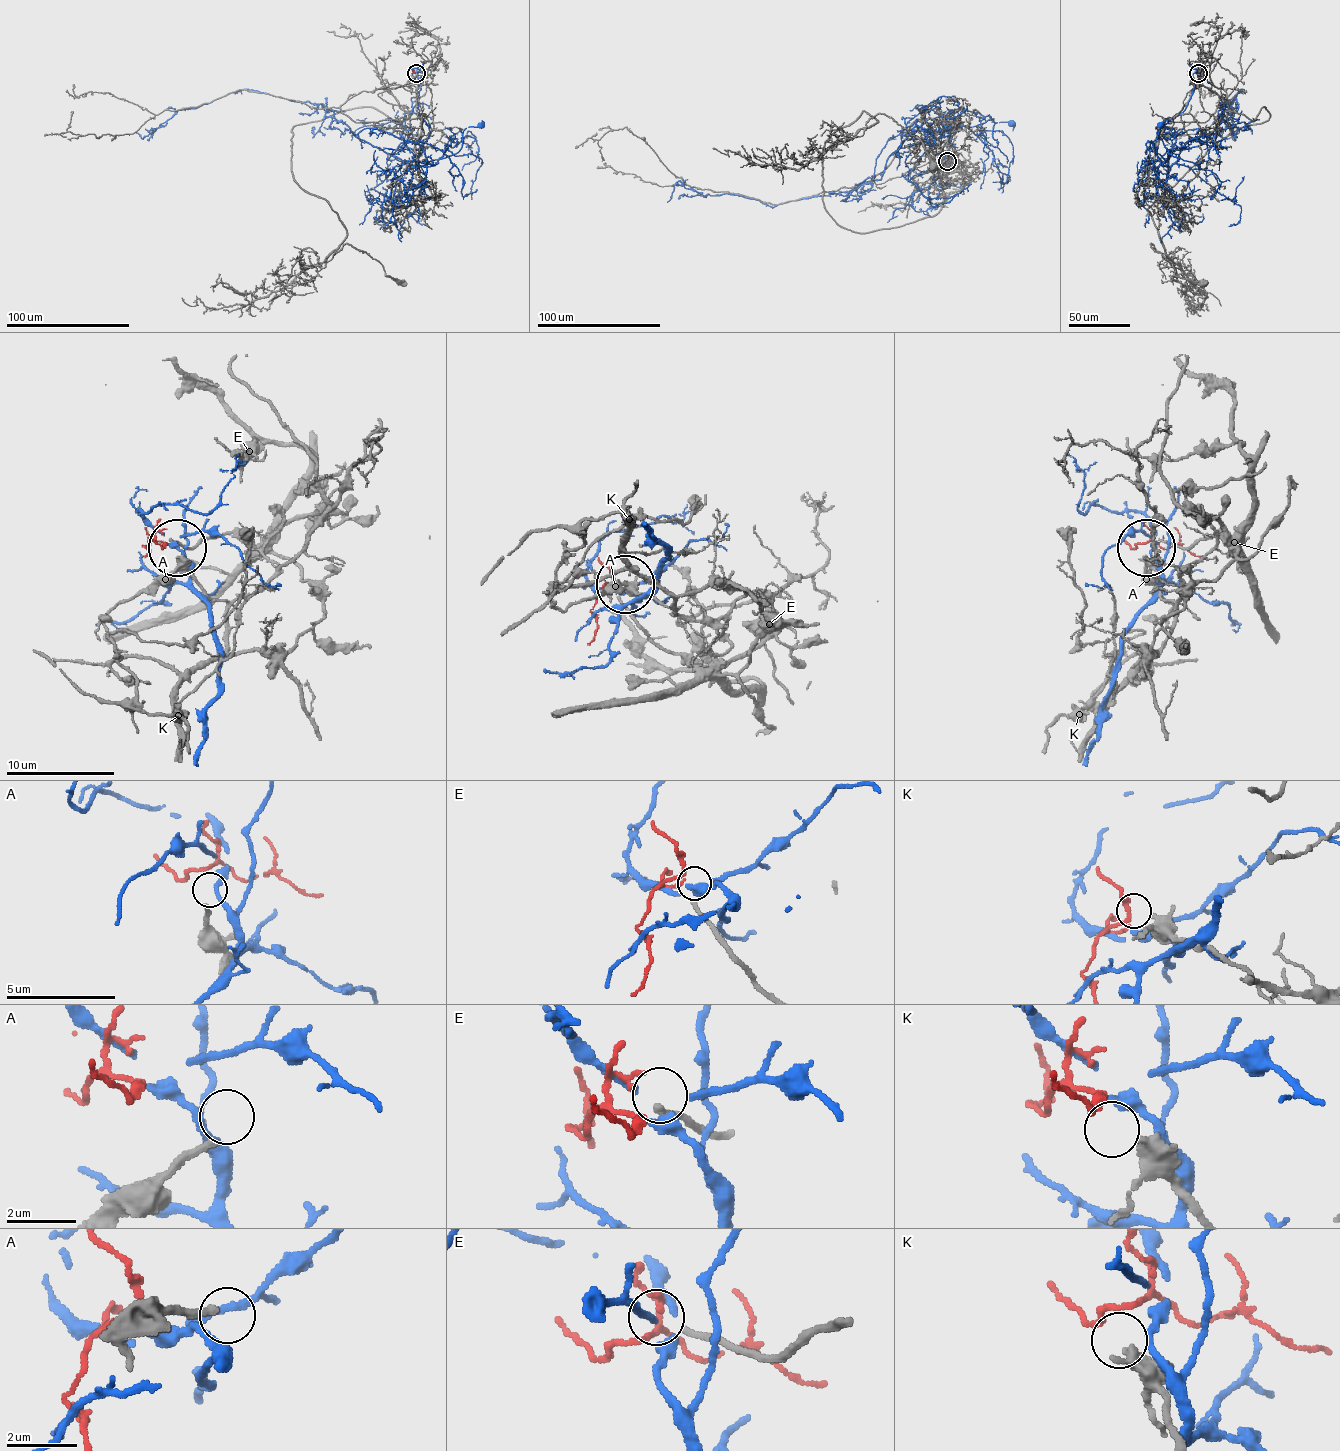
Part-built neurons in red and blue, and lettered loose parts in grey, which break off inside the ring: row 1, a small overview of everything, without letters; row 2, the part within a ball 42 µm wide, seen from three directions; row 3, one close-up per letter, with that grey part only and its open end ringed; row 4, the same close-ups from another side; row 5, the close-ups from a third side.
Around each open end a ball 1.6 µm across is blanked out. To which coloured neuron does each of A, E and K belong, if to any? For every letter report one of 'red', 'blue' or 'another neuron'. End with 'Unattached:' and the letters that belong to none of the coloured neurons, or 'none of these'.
A: another neuron
E: another neuron
K: red
Unattached: A, E

